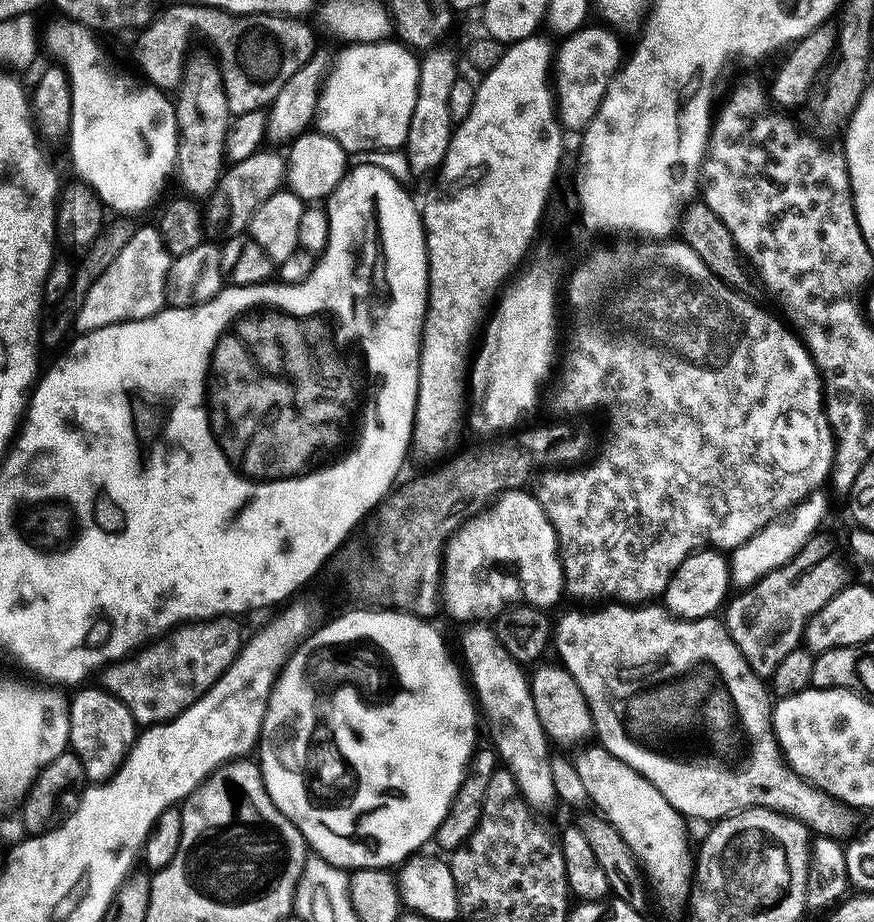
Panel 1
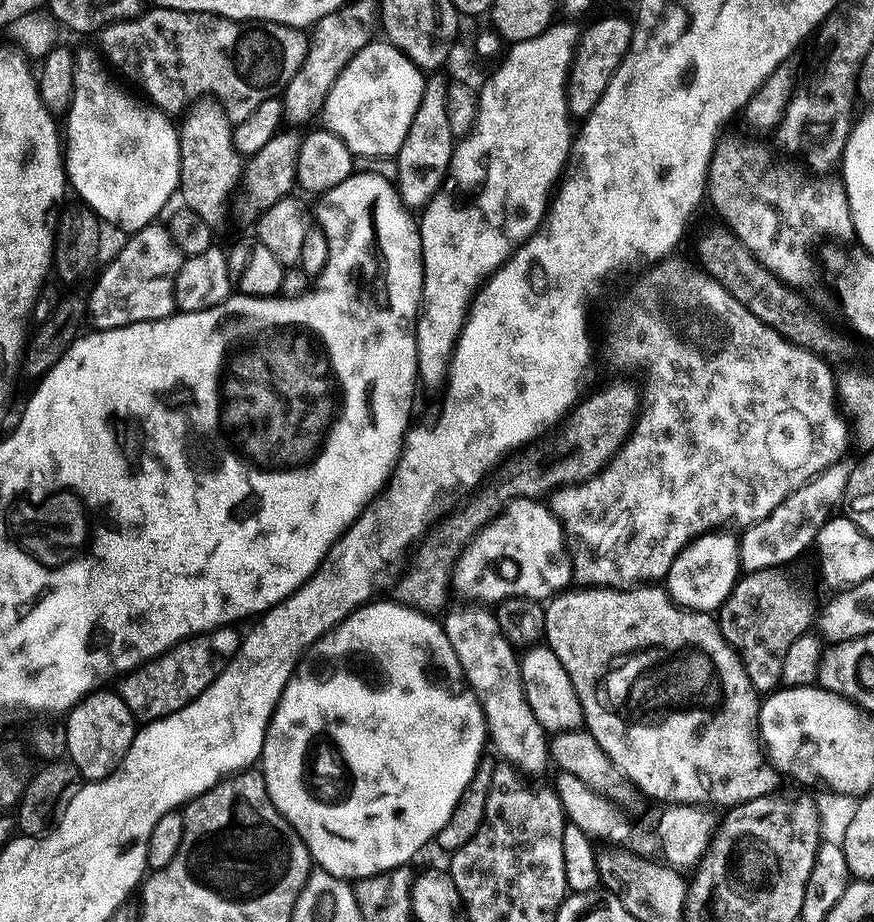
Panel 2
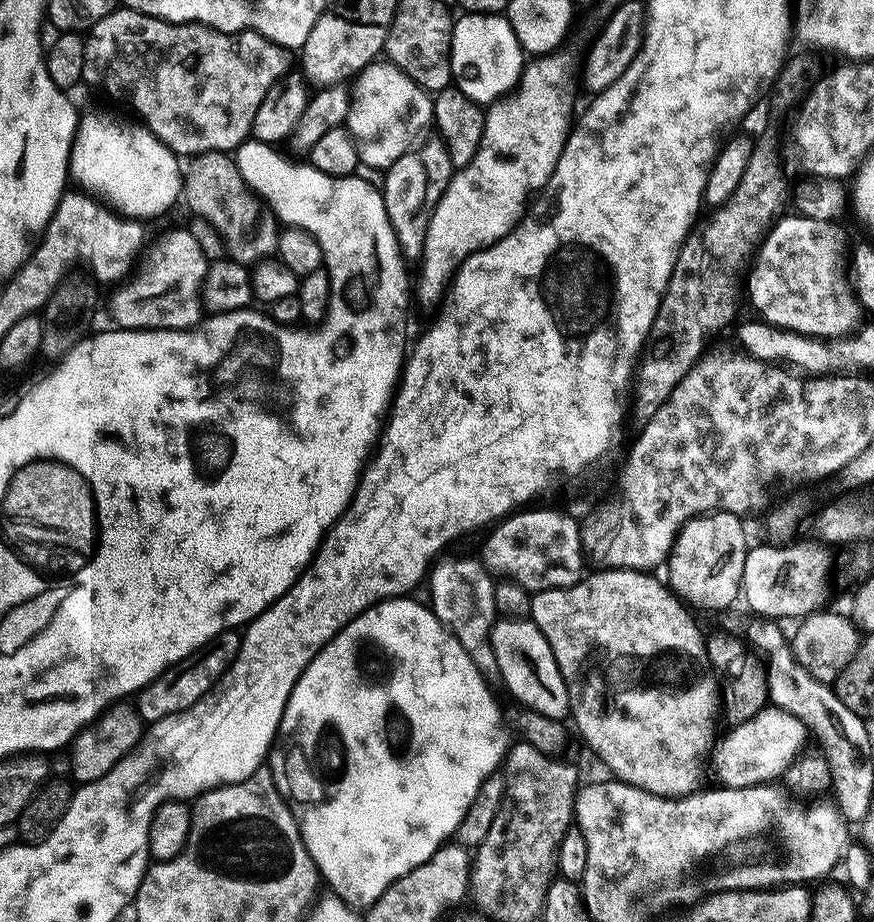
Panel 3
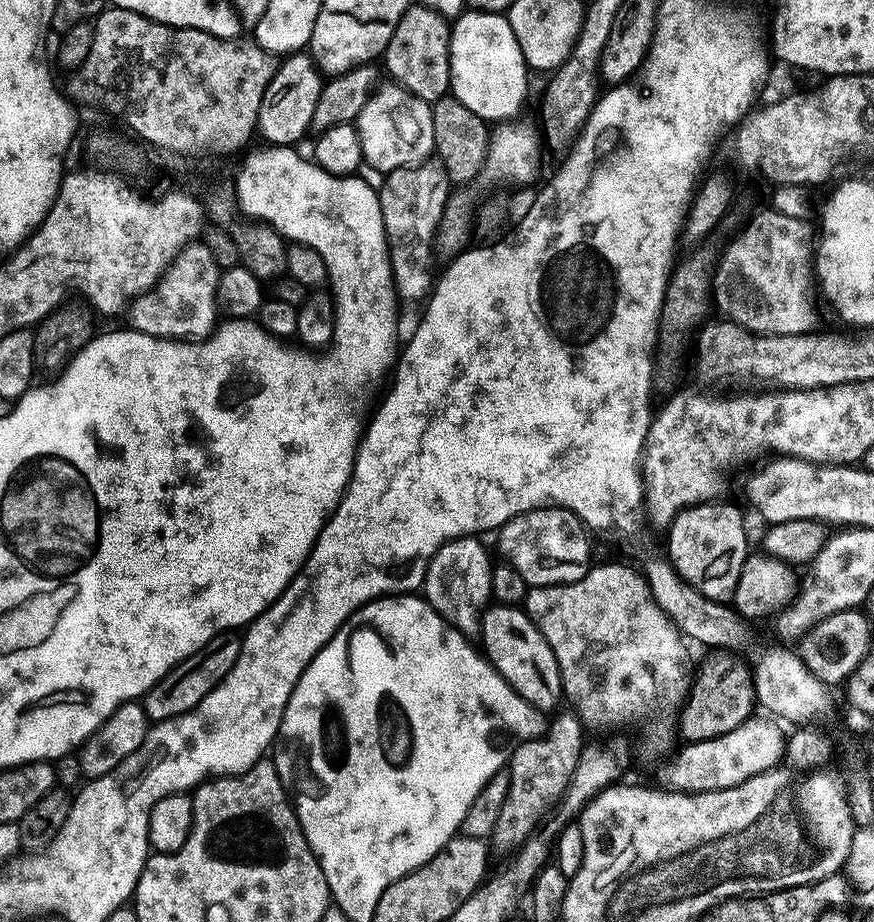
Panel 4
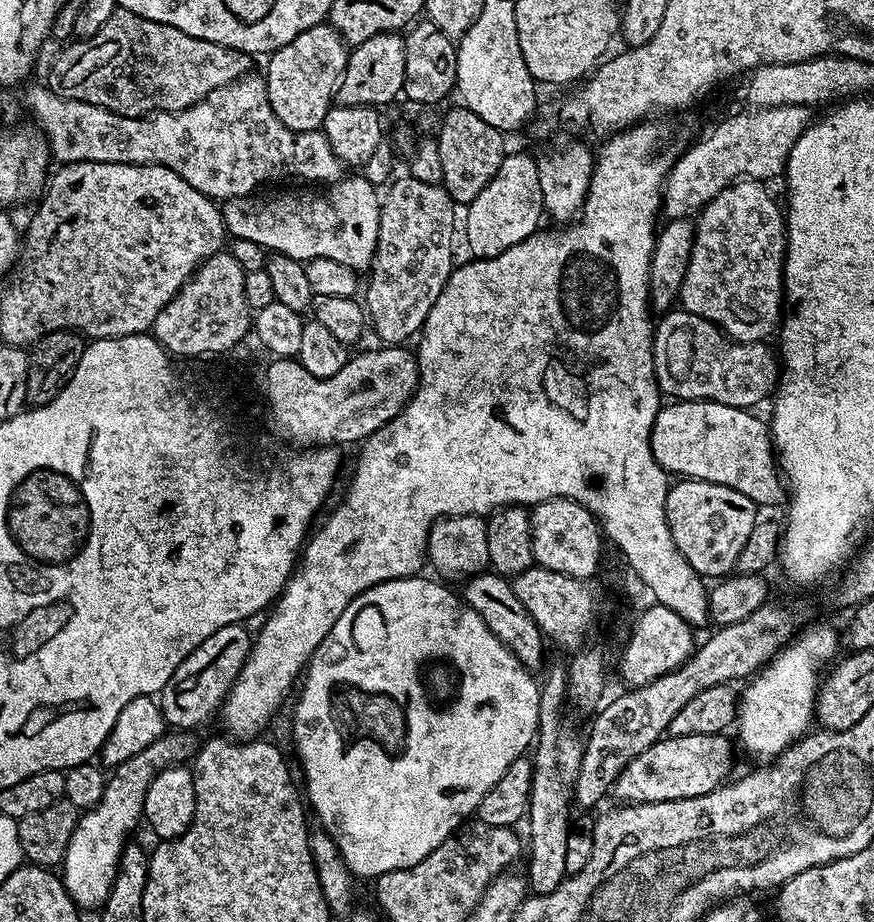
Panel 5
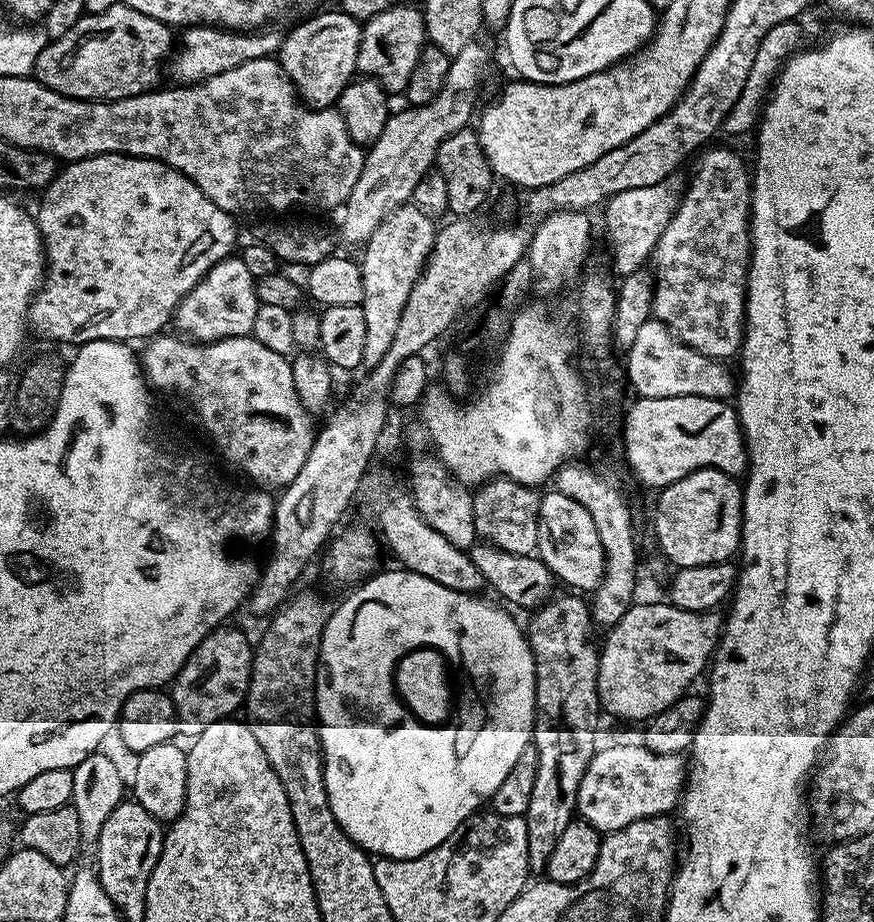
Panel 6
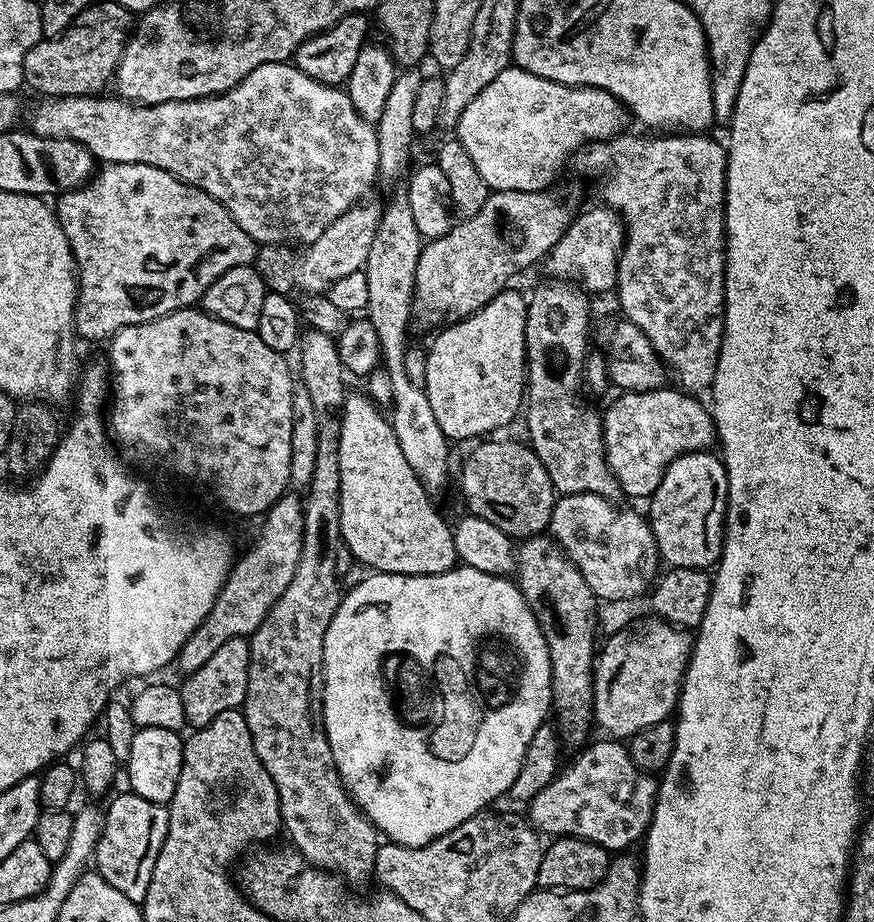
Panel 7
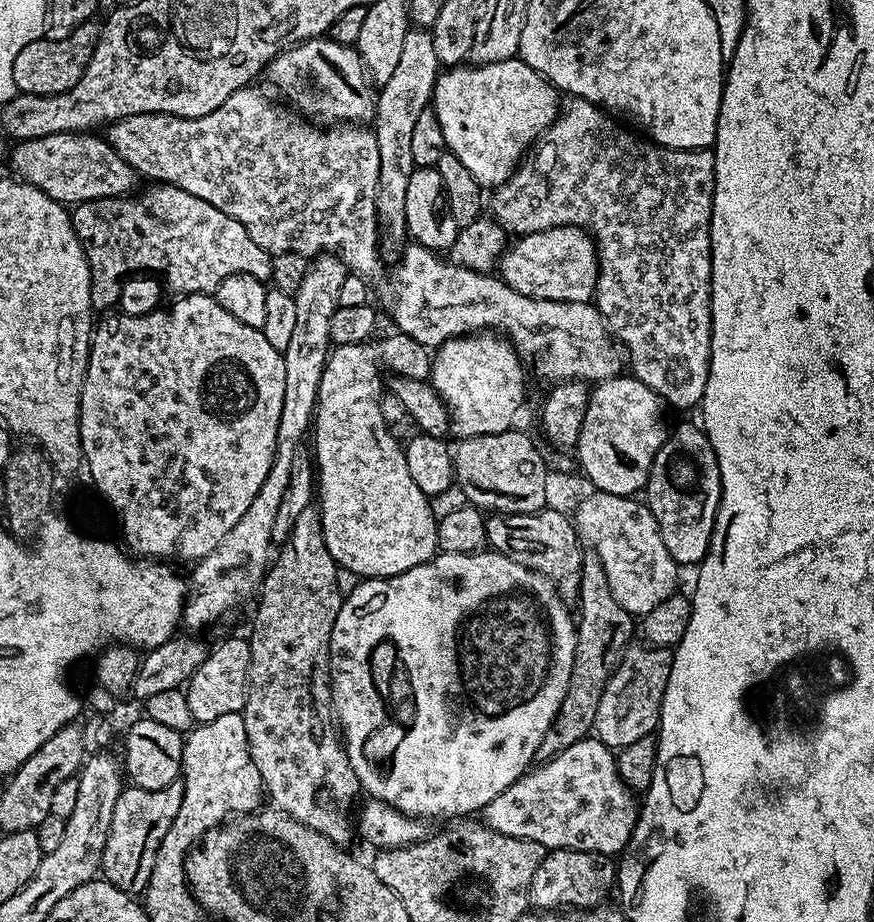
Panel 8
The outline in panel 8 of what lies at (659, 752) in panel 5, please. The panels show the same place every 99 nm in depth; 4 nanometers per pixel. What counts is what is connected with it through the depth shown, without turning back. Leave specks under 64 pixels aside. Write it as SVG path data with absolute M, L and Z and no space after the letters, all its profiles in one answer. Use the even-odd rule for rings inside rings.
M595 738L574 742L574 746L562 750L562 754L558 754L553 760L537 763L482 809L483 823L510 838L533 840L545 850L569 848L600 852L610 857L623 853L628 847L637 815L638 800L618 774L616 752Z

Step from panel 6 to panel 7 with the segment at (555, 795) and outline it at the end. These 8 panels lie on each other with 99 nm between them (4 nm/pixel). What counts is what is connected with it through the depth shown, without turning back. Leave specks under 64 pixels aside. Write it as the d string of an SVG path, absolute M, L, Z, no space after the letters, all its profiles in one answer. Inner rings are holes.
M539 534L519 541L516 548L516 567L520 591L524 593L536 619L540 621L545 636L548 637L548 647L552 649L552 706L554 724L558 735L565 745L572 750L579 749L589 743L588 731L594 728L594 713L592 710L592 681L594 665L598 659L598 642L596 646L596 595L586 586L586 578L574 566L570 557L560 549L560 545L551 535Z

